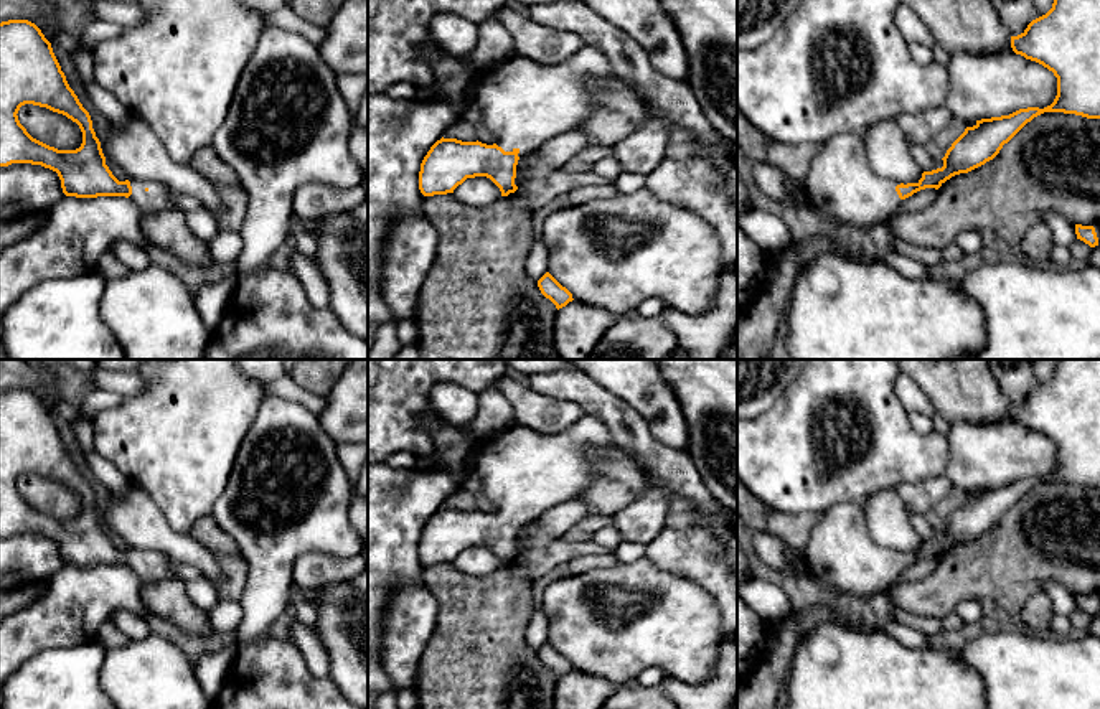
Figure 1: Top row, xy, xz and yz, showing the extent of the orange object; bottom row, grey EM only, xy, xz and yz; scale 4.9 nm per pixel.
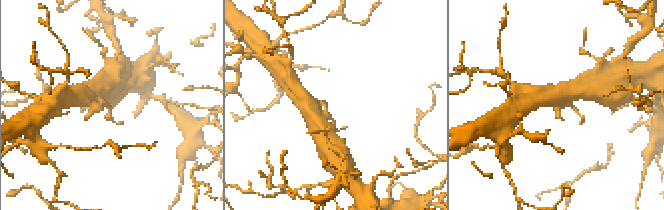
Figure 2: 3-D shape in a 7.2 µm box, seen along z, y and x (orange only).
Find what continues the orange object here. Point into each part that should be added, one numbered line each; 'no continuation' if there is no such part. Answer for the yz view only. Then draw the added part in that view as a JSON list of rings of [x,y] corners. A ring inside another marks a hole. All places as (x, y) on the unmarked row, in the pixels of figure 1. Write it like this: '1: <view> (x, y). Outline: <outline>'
1: yz (841, 556). Outline: [[[841,503],[821,513],[801,561],[806,575],[834,597],[867,599],[897,582],[897,554],[871,538],[863,506]]]

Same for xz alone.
1: xz (523, 474). Outline: [[[590,416],[556,435],[513,424],[480,444],[473,473],[480,475],[495,513],[505,521],[518,518],[523,526],[585,490],[594,448],[609,452],[613,445],[607,425]]]

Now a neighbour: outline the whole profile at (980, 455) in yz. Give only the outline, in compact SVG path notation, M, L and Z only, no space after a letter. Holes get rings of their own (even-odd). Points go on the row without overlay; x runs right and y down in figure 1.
M1014 420L953 422L947 442L945 475L965 493L1009 485L1027 477L1044 478L1057 465L1054 442Z

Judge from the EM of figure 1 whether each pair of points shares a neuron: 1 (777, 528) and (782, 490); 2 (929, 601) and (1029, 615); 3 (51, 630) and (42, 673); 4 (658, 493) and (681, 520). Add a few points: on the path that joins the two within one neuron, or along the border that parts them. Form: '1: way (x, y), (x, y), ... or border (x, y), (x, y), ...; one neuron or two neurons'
1: border (754, 495), (777, 510), (818, 513); two neurons
2: border (1039, 587), (1026, 601), (1016, 622); two neurons
3: border (84, 642), (75, 647), (45, 648), (17, 670); two neurons
4: border (706, 518), (673, 497), (667, 525), (653, 539); two neurons

